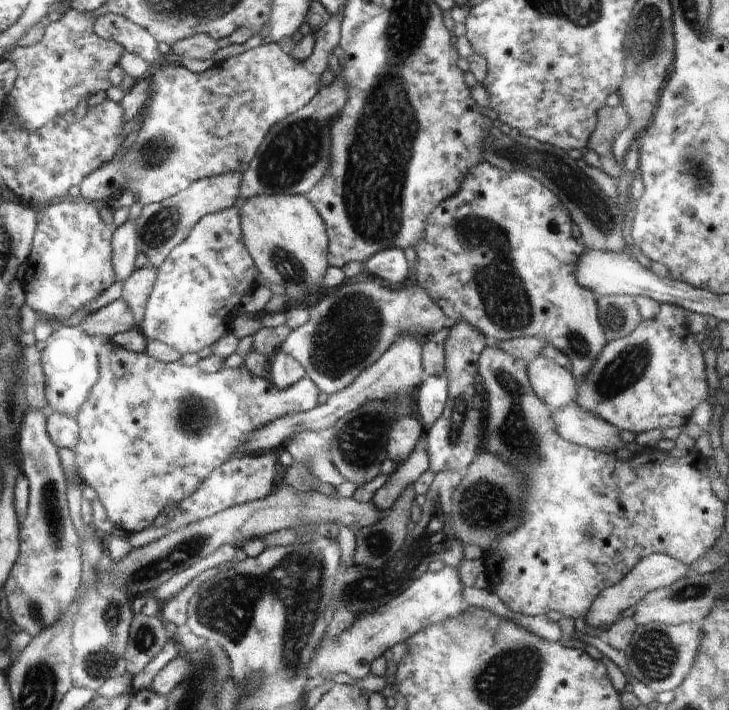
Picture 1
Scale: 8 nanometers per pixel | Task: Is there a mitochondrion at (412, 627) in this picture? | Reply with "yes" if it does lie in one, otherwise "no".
no

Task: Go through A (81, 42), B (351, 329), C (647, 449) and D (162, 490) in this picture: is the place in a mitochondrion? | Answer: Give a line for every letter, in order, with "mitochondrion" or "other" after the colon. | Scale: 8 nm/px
A: other
B: mitochondrion
C: other
D: other

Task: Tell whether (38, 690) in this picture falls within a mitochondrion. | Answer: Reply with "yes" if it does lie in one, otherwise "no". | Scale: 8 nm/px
yes

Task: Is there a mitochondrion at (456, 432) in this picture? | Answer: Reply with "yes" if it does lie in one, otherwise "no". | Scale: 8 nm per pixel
yes

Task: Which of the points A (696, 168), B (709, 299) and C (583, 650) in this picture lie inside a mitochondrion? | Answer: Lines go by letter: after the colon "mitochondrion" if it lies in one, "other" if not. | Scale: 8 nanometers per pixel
A: mitochondrion
B: other
C: other

